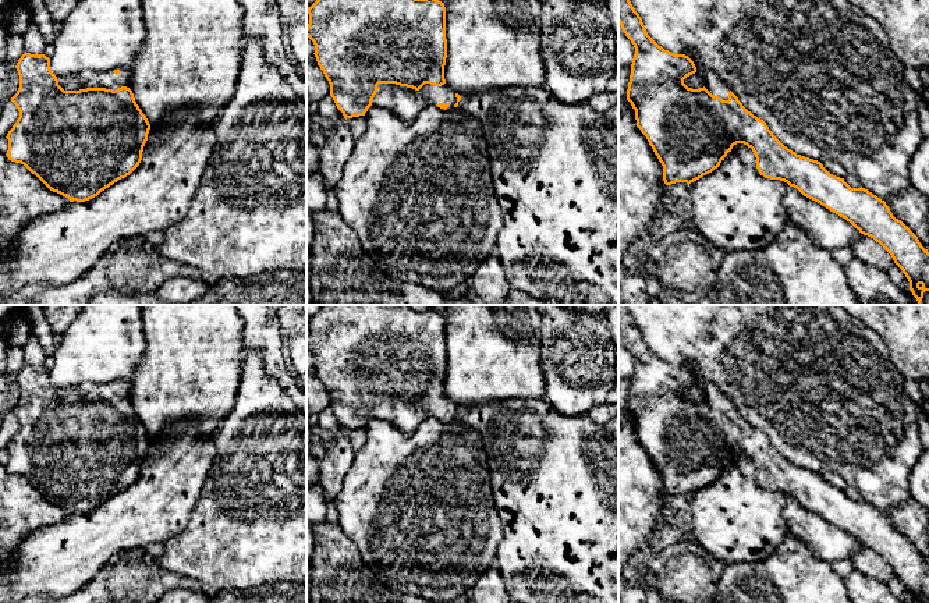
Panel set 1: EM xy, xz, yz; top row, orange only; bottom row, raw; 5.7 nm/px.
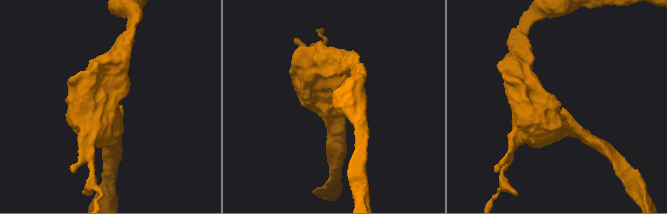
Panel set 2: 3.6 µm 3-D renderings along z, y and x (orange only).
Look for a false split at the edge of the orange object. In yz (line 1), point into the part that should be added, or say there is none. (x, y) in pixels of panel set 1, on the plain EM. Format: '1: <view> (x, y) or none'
1: yz (712, 394)

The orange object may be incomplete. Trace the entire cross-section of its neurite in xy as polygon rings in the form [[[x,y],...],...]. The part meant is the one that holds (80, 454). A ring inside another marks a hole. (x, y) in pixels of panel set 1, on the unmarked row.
[[[24,365],[15,377],[19,400],[11,409],[19,429],[7,446],[6,468],[24,476],[50,503],[85,514],[141,475],[150,436],[130,401],[131,382],[91,383],[56,389],[45,366]]]

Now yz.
[[[618,305],[618,336],[635,359],[627,412],[635,422],[637,439],[663,478],[666,497],[676,494],[689,497],[717,480],[734,457],[744,455],[752,461],[760,487],[787,494],[804,508],[850,533],[861,546],[873,550],[891,567],[908,590],[911,603],[929,603],[929,564],[918,549],[893,528],[884,512],[862,499],[851,500],[844,490],[830,486],[820,473],[797,467],[784,458],[766,434],[748,423],[713,383],[702,382],[702,400],[688,400],[684,391],[696,384],[694,373],[685,366],[674,366],[659,358],[648,347],[642,330],[625,305]]]

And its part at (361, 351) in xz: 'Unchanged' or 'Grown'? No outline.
Grown

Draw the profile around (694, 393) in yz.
[[[692,365],[688,366],[688,369],[694,373],[695,379],[696,379],[696,384],[687,389],[684,391],[684,396],[688,398],[688,400],[692,400],[692,401],[699,401],[699,400],[703,400],[703,391],[702,391],[702,379],[698,376],[698,373],[694,370]]]

